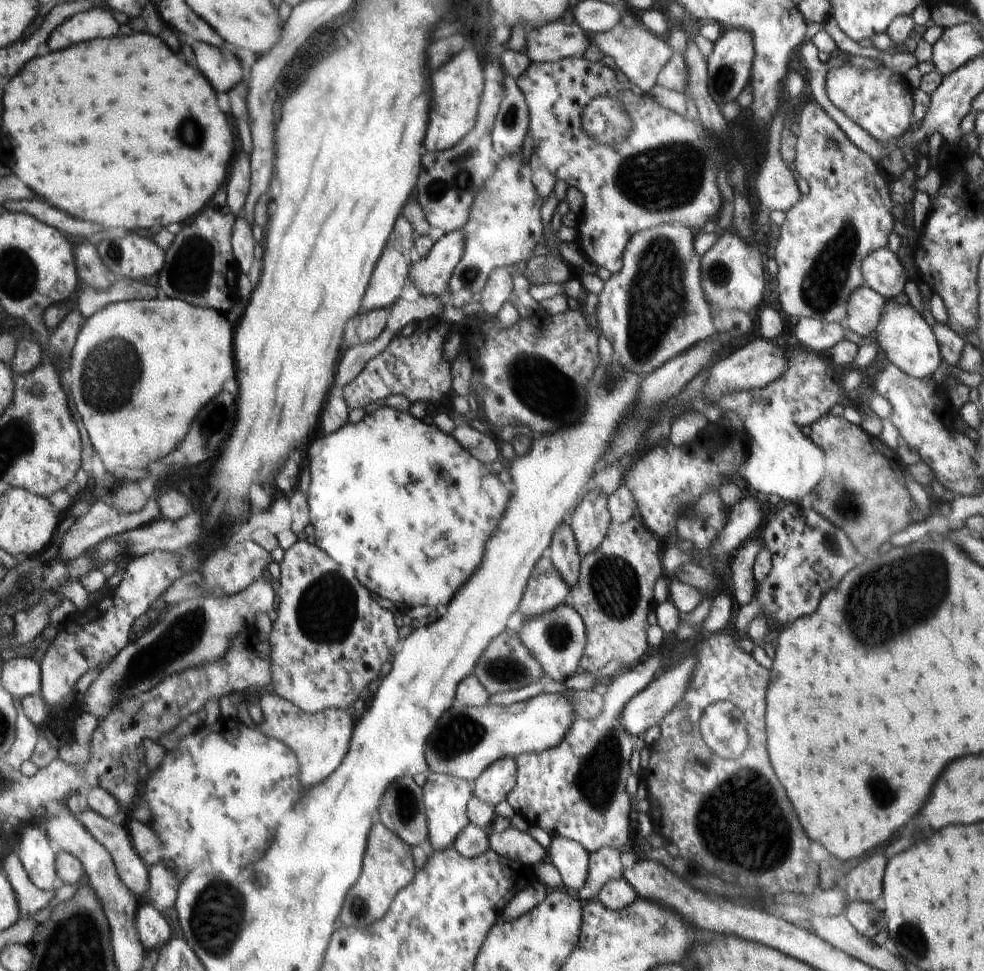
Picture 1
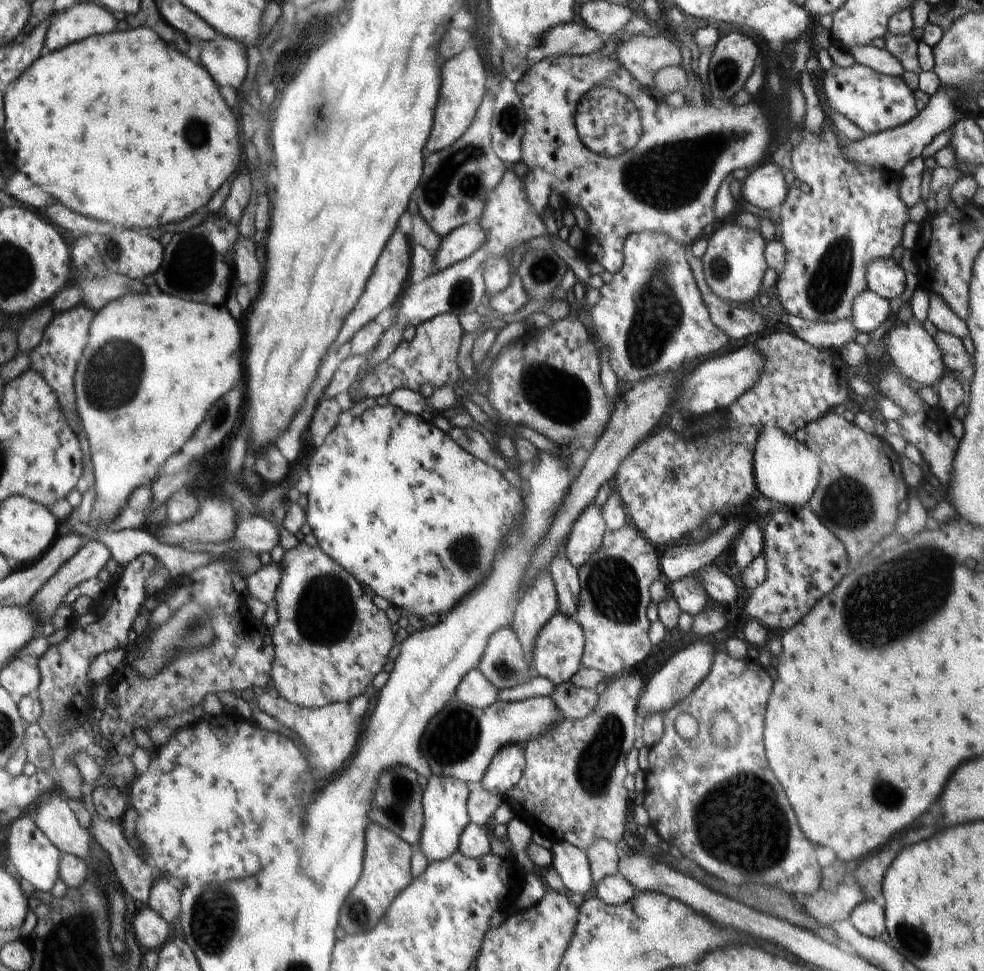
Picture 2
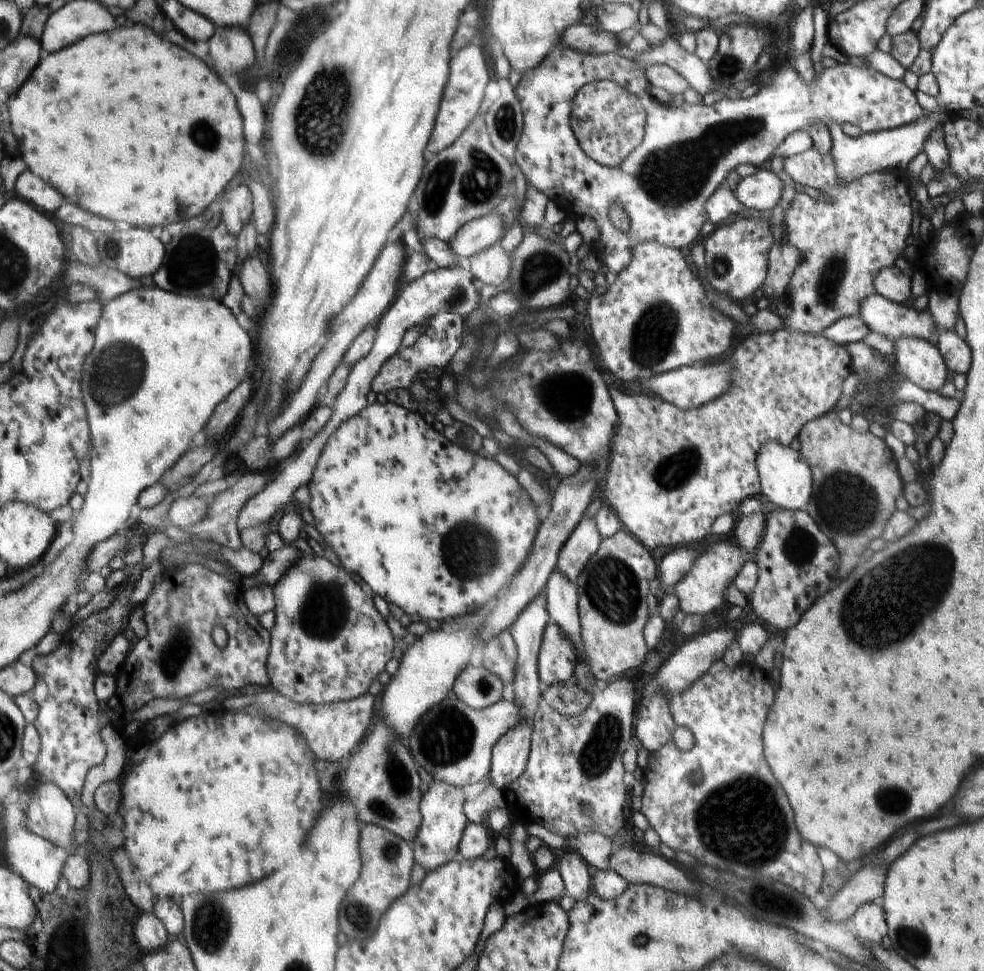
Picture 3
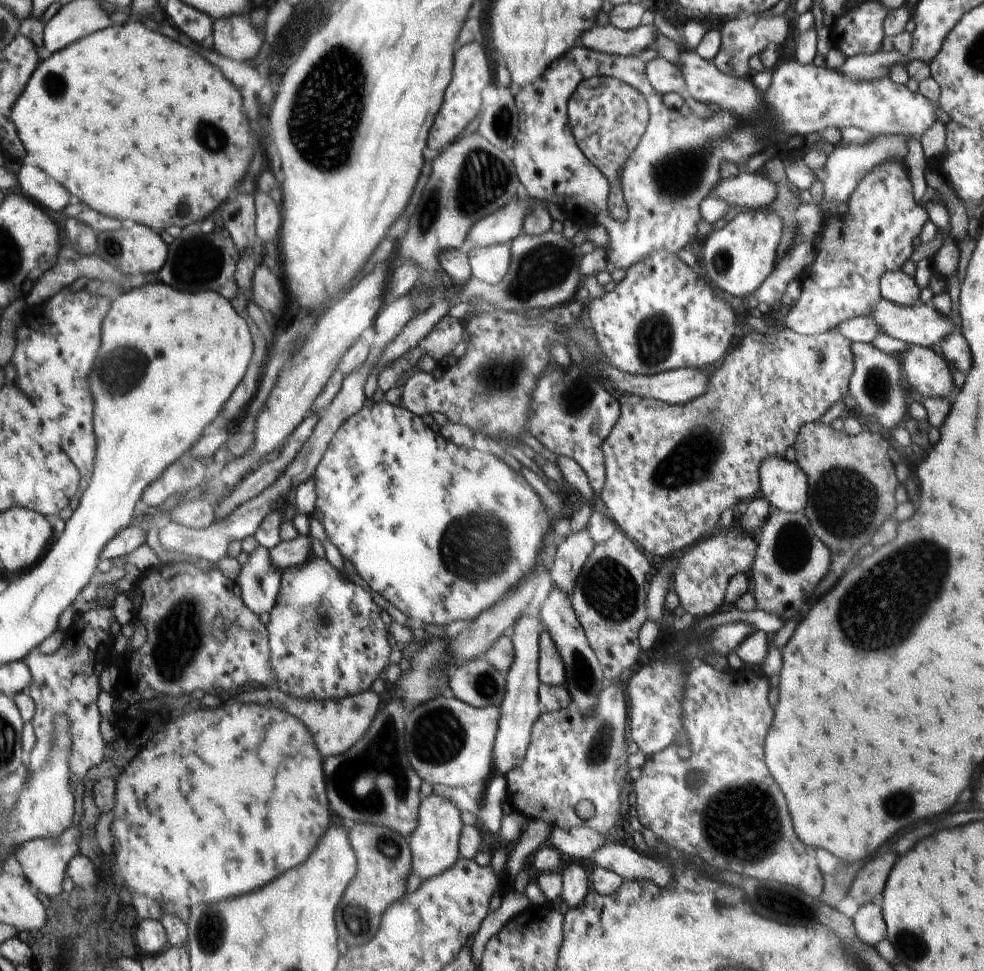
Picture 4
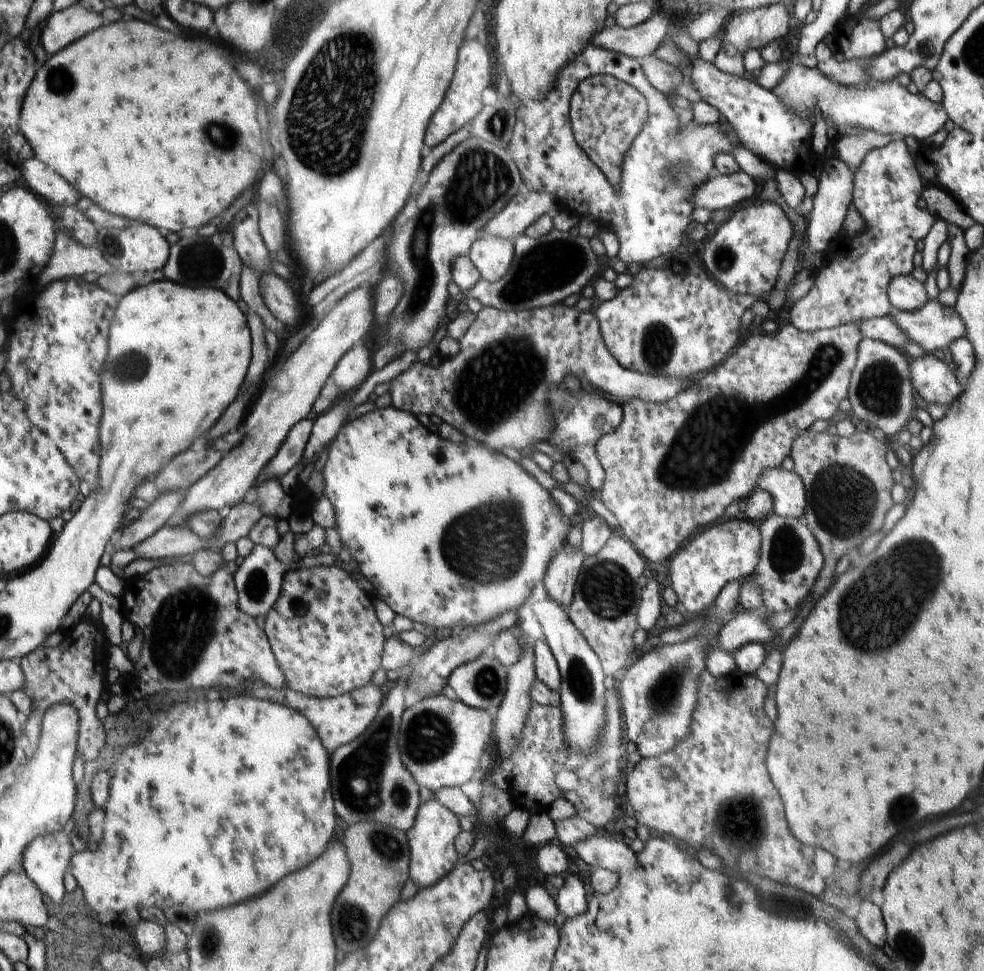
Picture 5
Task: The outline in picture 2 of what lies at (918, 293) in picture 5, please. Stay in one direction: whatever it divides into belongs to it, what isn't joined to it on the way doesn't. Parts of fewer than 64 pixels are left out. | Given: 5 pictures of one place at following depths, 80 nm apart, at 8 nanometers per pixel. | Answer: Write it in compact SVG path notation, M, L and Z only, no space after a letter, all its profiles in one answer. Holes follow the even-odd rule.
M891 256L888 259L870 261L866 278L867 288L889 301L900 296L906 286L906 275Z

